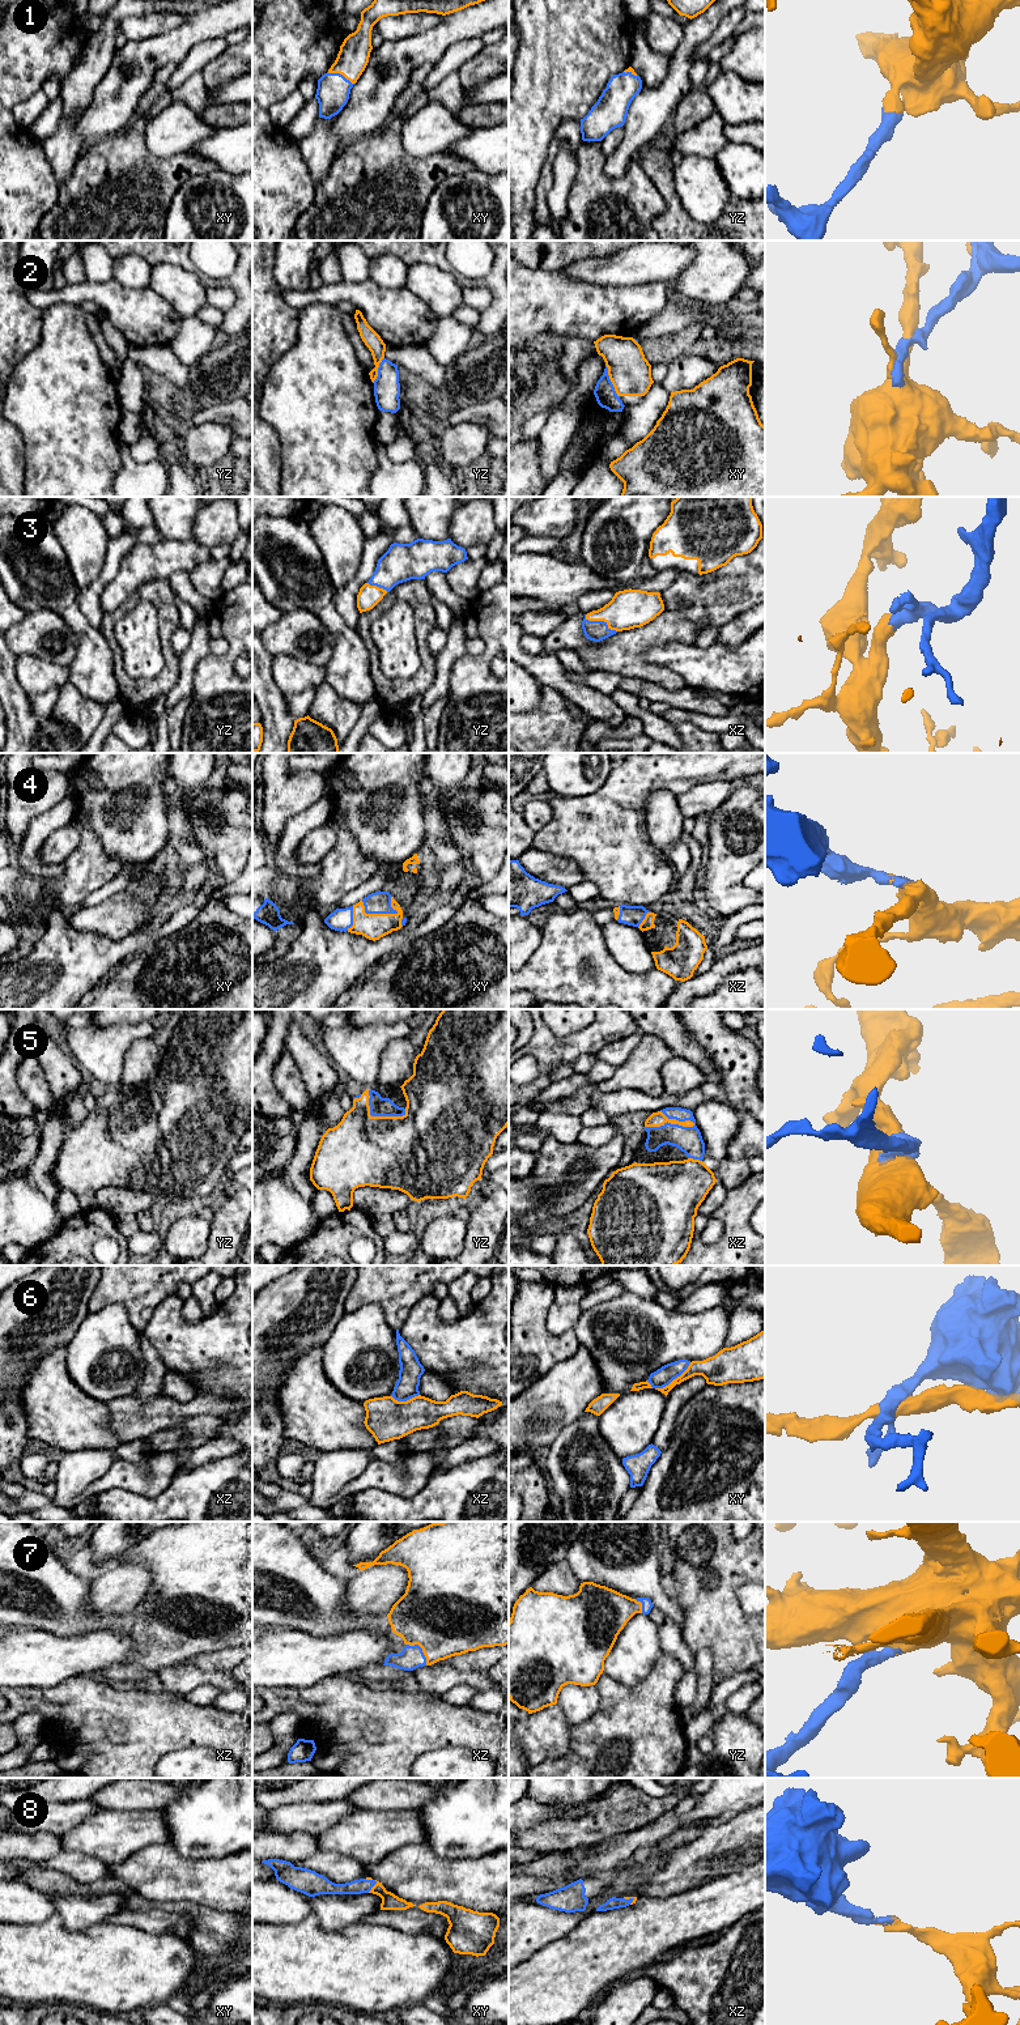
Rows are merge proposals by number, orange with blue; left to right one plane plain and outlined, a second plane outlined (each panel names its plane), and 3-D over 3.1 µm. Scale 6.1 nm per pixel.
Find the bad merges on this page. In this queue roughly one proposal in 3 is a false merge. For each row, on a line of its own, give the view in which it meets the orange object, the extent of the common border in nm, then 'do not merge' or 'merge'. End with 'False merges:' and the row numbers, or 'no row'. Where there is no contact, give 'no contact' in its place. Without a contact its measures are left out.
1: meets orange in xy; contact 180 nm long; merge
2: meets orange in xy; contact 220 nm long; do not merge
3: meets orange in xz; contact 220 nm long; merge
4: meets orange in xy; contact 240 nm long; merge
5: meets orange in xz; contact 320 nm long; merge
6: meets orange in xy; contact 280 nm long; do not merge
7: meets orange in xz; contact 190 nm long; merge
8: meets orange in xy; contact 90 nm long; merge
False merges: 2, 6

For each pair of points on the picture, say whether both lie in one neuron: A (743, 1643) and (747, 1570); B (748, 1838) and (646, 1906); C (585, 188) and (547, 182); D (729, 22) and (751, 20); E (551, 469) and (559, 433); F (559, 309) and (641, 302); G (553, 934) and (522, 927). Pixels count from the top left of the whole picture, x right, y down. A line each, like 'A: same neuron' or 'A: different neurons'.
A: same neuron
B: different neurons
C: different neurons
D: different neurons
E: same neuron
F: same neuron
G: different neurons

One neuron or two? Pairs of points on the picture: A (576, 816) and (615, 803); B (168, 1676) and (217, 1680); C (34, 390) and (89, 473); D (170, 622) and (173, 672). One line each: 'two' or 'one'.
A: one
B: one
C: one
D: one

